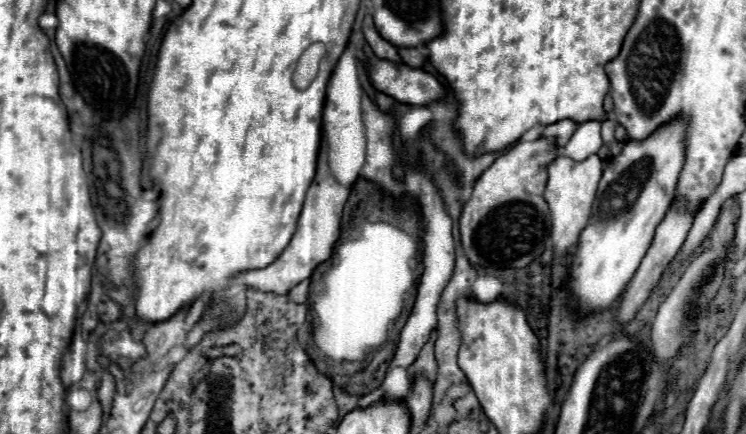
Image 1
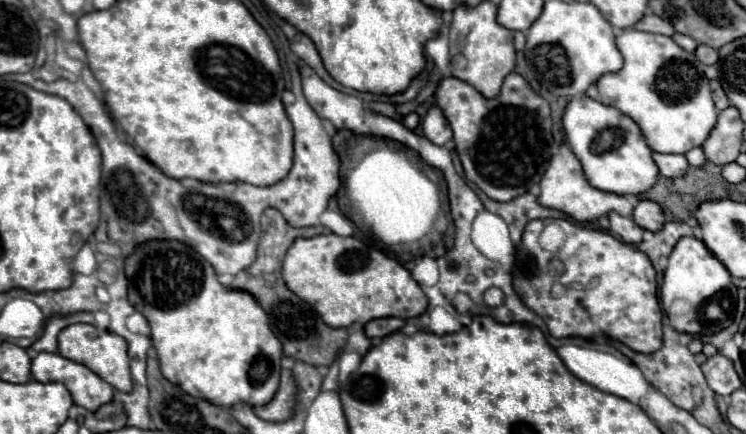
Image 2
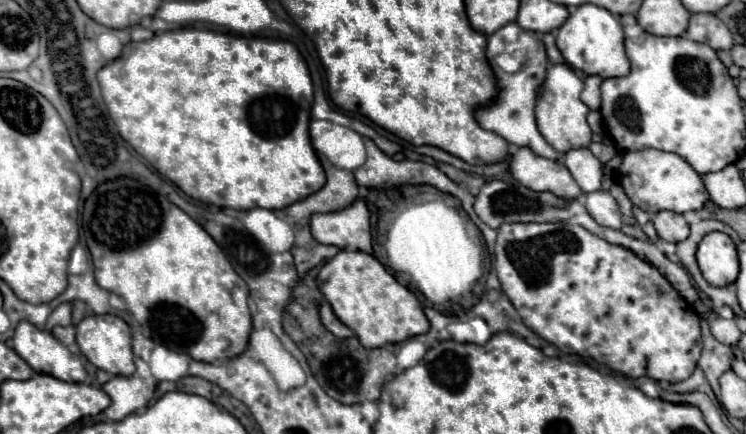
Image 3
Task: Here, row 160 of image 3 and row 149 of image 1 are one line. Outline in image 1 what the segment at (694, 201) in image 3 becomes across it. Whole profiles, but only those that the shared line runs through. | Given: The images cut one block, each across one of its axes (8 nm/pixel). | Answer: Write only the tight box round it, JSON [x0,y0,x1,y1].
[570,116,688,314]

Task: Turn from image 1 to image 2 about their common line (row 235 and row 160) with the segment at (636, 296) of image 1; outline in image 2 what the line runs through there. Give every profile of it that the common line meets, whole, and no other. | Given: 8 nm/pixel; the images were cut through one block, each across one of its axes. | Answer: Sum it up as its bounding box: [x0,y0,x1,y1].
[654,154,690,178]

